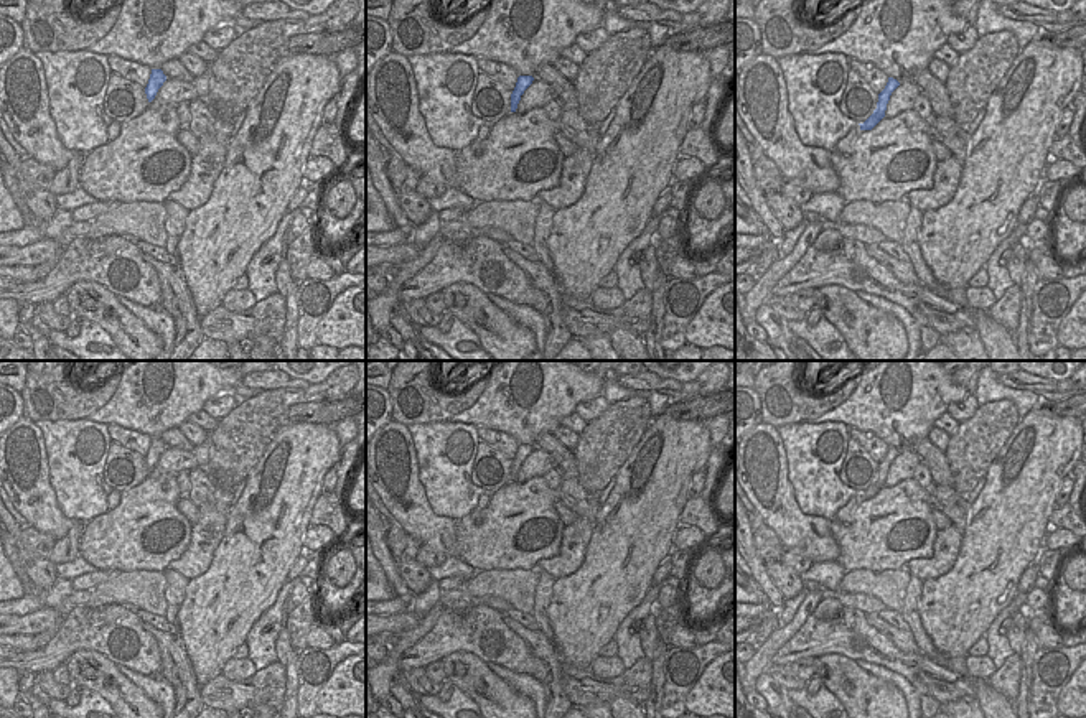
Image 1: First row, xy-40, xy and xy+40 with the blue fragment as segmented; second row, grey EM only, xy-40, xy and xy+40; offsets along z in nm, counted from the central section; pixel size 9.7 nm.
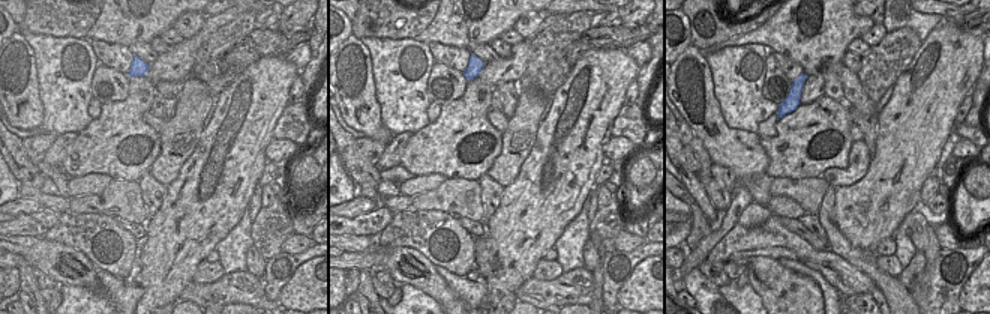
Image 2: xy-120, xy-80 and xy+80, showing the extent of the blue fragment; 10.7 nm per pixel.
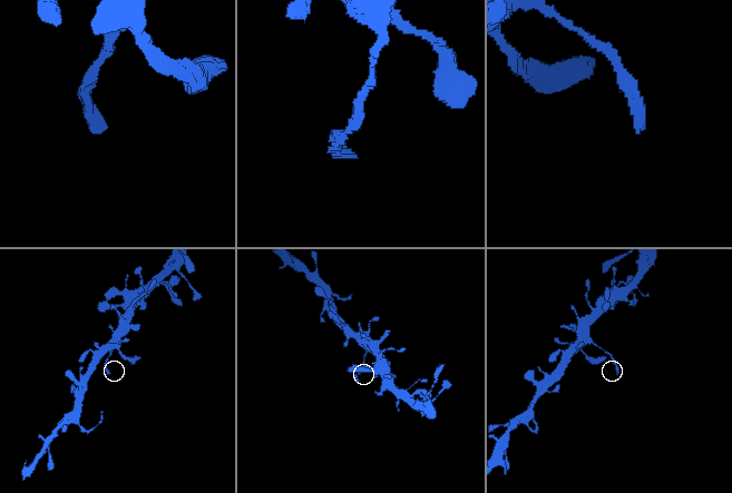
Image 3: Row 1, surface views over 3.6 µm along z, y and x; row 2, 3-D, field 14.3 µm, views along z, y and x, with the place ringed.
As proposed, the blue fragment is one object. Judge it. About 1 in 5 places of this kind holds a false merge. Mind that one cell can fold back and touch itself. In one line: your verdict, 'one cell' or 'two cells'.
one cell

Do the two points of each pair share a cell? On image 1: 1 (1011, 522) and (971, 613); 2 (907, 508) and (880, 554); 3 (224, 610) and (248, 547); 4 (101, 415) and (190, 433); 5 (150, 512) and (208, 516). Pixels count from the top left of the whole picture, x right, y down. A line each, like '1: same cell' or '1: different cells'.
1: same cell
2: same cell
3: same cell
4: different cells
5: different cells

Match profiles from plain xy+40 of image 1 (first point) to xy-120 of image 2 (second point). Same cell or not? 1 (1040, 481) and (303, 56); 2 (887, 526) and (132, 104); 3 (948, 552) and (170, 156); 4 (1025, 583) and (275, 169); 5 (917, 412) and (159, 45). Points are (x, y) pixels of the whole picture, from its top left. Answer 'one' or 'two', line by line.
1: two
2: one
3: one
4: one
5: two

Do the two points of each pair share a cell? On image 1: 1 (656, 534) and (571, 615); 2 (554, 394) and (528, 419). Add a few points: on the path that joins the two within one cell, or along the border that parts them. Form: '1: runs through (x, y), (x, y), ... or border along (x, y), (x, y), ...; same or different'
1: runs through (635, 555), (592, 601); same
2: runs through (547, 399), (534, 412); same

